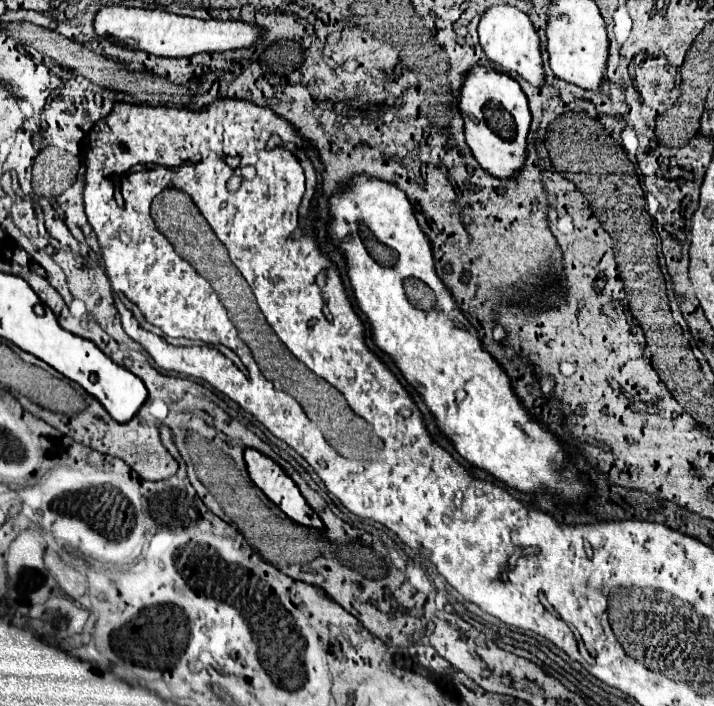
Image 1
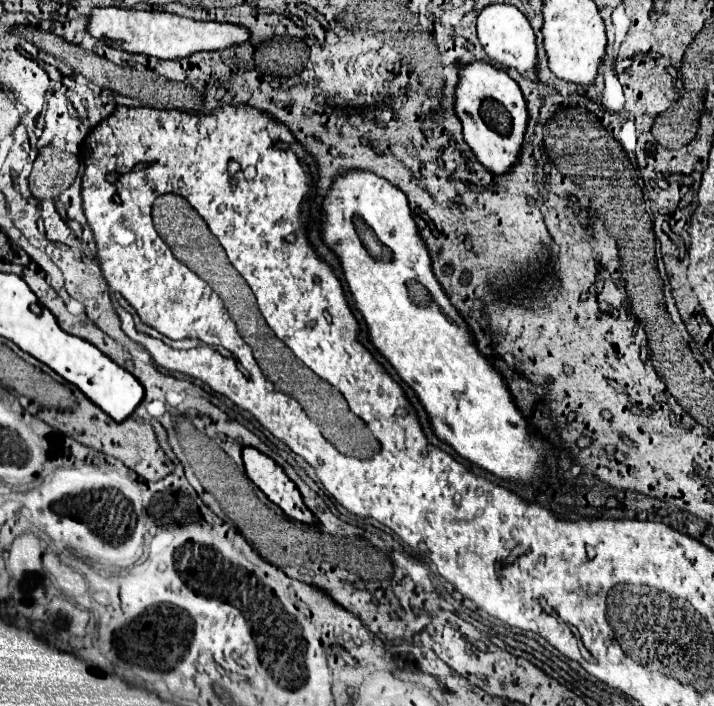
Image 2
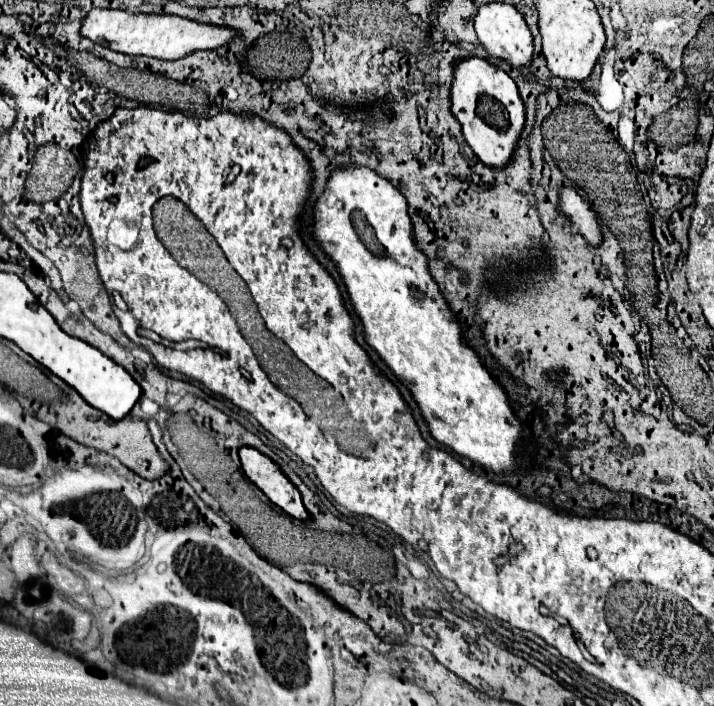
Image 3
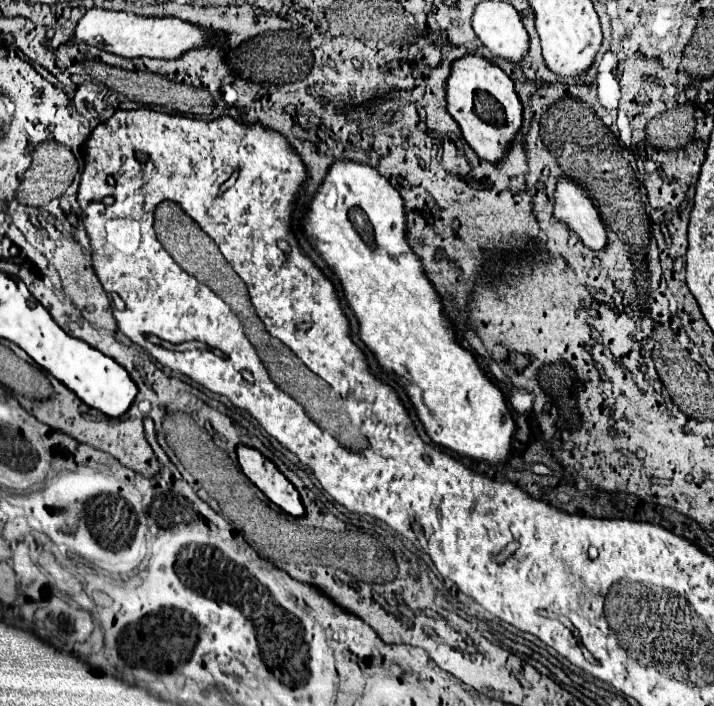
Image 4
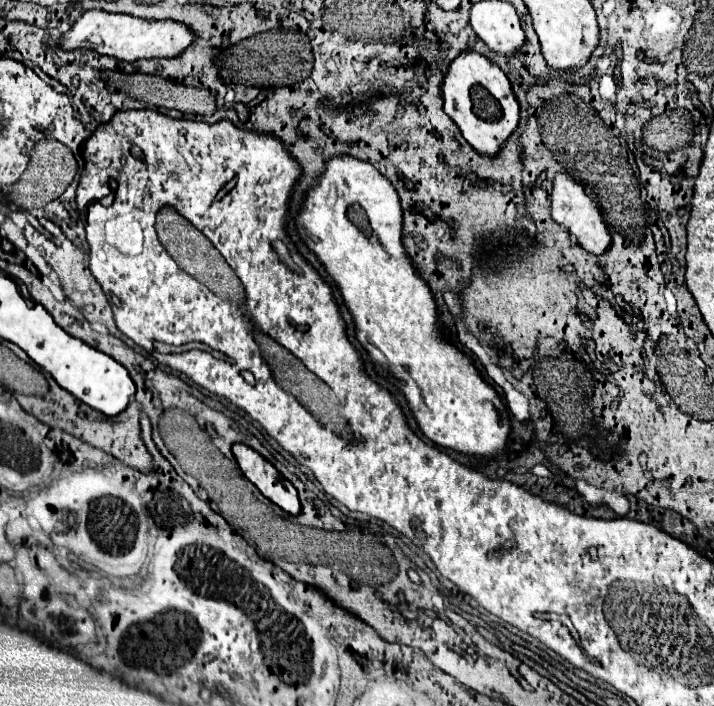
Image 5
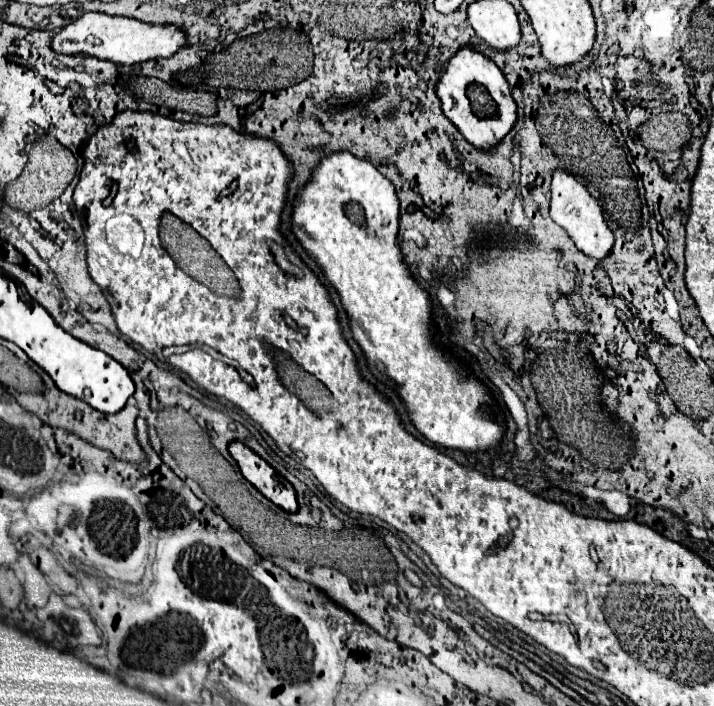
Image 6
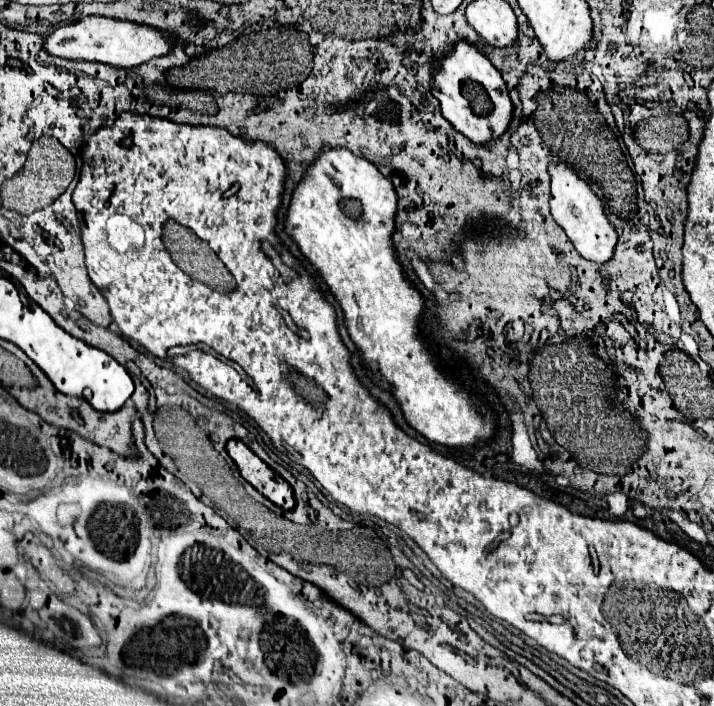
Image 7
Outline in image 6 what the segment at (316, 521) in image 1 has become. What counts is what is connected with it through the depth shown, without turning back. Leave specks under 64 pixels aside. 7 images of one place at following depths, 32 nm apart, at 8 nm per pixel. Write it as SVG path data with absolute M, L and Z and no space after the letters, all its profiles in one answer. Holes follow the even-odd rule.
M232 442L228 446L230 456L236 460L242 476L260 492L264 494L270 502L280 506L286 512L296 512L298 502L296 502L296 492L292 484L288 484L268 462L264 462L254 450L250 450L242 442Z

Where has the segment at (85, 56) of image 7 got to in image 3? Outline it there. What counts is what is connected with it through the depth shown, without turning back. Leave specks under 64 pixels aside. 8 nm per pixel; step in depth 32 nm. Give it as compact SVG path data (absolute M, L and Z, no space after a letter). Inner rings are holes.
M92 8L80 26L80 36L92 40L94 44L102 44L114 52L128 54L128 56L152 56L160 60L178 60L196 50L212 50L228 44L236 30L224 26L210 26L198 24L180 16L168 14L134 14L126 10L106 10L106 8Z

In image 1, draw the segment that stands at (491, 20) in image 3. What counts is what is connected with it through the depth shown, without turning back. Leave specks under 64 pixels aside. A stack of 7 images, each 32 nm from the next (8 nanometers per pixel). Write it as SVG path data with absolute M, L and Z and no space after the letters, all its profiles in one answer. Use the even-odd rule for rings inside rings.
M506 4L490 6L480 16L478 36L480 36L480 46L484 48L490 62L498 64L504 72L518 72L524 80L528 80L534 86L544 84L538 34L536 34L532 22L528 20L528 16L524 12L520 12L514 6L506 6Z

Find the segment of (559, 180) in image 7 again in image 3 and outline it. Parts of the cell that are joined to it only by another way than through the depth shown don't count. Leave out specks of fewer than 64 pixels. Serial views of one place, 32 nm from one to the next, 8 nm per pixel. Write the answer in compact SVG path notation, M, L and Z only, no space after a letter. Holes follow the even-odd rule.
M562 186L562 192L558 194L558 212L570 220L572 226L584 236L584 240L590 246L602 244L602 230L596 218L596 212L592 210L590 202L584 200L574 186Z

